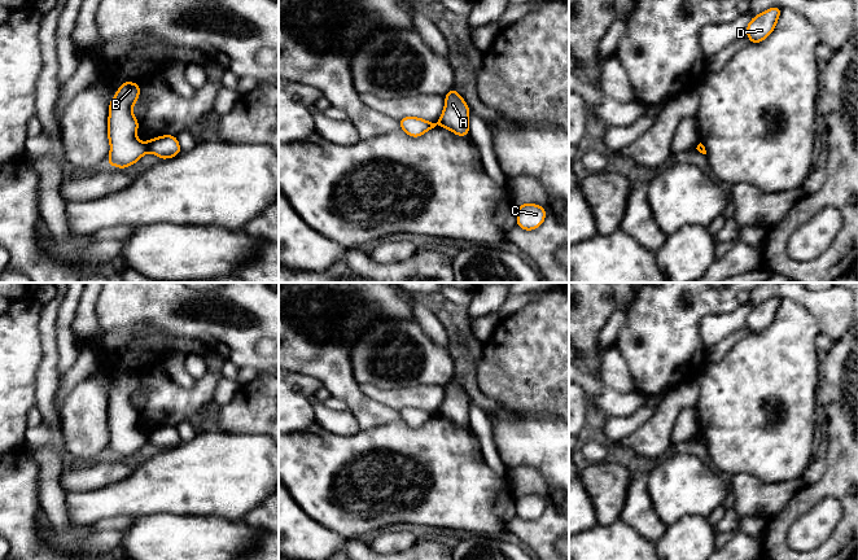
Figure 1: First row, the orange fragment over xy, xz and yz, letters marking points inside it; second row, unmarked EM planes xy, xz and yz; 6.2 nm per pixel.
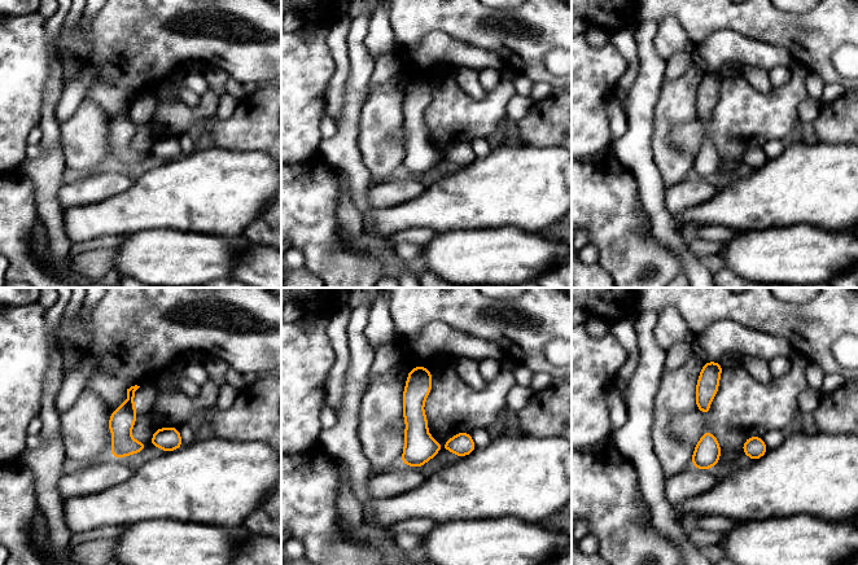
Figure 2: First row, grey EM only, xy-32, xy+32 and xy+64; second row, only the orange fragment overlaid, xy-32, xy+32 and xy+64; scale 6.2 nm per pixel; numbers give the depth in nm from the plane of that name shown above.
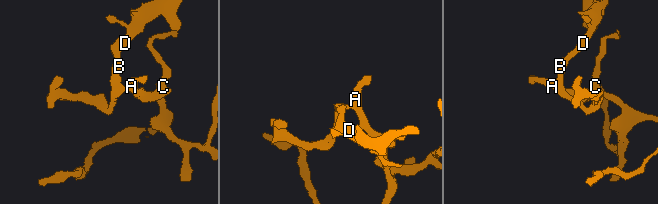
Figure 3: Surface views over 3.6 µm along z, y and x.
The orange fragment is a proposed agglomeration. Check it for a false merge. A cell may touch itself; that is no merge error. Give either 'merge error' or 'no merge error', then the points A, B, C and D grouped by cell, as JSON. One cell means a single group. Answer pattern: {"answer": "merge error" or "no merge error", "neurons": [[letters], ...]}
{"answer": "merge error", "neurons": [["A", "C"], ["B", "D"]]}

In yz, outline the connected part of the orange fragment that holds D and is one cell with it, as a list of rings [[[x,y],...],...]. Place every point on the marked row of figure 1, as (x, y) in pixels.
[[[772,6],[750,19],[745,32],[745,35],[750,40],[750,44],[763,41],[769,35],[771,35],[776,26],[780,13],[780,6]]]

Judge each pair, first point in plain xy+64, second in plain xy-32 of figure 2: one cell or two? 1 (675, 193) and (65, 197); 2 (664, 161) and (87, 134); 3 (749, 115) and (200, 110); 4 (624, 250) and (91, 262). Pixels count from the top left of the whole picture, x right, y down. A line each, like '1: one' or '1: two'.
1: one
2: one
3: one
4: two

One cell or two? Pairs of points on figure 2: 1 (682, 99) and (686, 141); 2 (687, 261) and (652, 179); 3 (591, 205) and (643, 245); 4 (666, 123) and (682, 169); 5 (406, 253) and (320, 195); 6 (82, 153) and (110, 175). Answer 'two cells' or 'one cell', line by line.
1: two cells
2: one cell
3: one cell
4: one cell
5: two cells
6: two cells

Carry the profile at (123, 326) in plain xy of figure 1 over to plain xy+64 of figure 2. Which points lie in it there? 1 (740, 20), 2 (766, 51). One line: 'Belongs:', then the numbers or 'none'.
Belongs: 1

